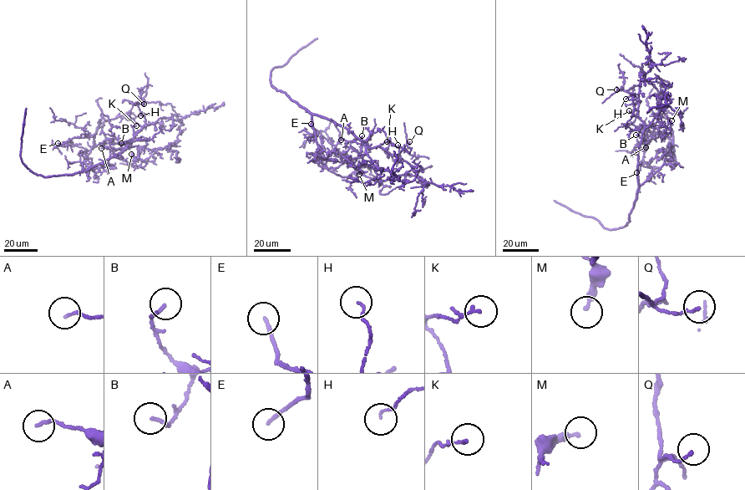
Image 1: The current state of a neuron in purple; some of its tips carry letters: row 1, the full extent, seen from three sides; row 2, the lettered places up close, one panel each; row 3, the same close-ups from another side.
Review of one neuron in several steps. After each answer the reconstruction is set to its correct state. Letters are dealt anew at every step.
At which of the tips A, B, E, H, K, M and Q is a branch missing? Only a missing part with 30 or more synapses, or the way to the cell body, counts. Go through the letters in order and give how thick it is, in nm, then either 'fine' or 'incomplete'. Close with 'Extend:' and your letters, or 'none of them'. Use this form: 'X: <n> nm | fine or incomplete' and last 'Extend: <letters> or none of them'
A: 140 nm | fine
B: 110 nm | fine
E: 150 nm | incomplete
H: 100 nm | fine
K: 100 nm | fine
M: 240 nm | fine
Q: 120 nm | fine
Extend: E

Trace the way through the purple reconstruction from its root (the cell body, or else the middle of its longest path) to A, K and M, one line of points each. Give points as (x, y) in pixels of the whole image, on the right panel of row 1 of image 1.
A: (648, 179), (640, 185), (637, 183), (637, 156), (643, 132), (646, 147)
K: (648, 179), (640, 185), (637, 183), (637, 156), (644, 125), (629, 110)
M: (648, 179), (640, 185), (637, 183), (637, 156), (642, 134), (655, 118), (666, 127), (671, 120)

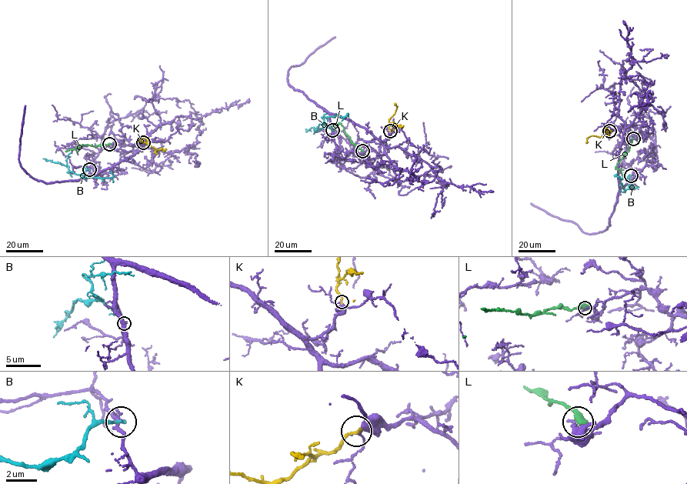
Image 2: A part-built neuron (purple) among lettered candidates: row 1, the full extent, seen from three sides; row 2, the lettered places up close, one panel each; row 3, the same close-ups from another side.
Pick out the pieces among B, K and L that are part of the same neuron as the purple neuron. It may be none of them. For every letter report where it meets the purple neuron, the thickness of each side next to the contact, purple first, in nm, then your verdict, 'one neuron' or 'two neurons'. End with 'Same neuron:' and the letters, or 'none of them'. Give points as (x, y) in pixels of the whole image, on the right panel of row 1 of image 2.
B: contact (631, 175); calibres 240 and 220 nm; two neurons
K: contact (609, 131); calibres 260 and 240 nm; one neuron
L: contact (633, 138); calibres 120 and 600 nm; two neurons
Same neuron: K

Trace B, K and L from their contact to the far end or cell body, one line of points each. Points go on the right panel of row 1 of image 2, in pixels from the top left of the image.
B: (631, 175), (628, 188), (625, 191), (620, 178), (615, 176), (617, 173)
K: (609, 131), (601, 136), (590, 136), (586, 142)
L: (632, 138), (628, 151), (615, 168), (621, 175)

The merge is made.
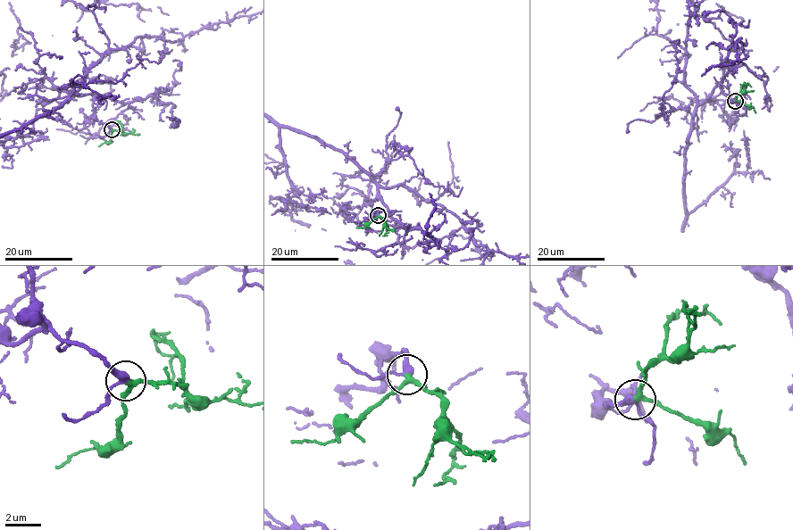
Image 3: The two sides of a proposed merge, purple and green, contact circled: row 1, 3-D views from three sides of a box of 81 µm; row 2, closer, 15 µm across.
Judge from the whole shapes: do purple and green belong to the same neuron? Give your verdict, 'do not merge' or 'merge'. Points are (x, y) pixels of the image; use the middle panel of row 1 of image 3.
merge

